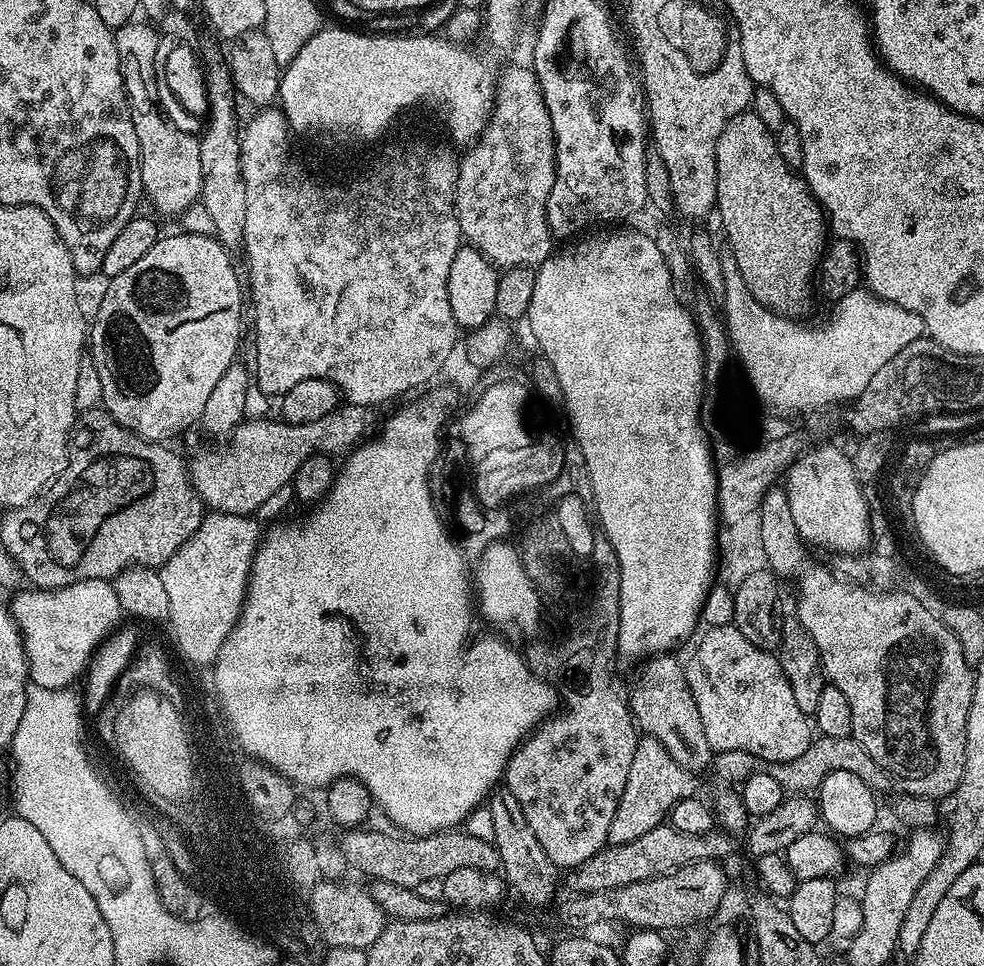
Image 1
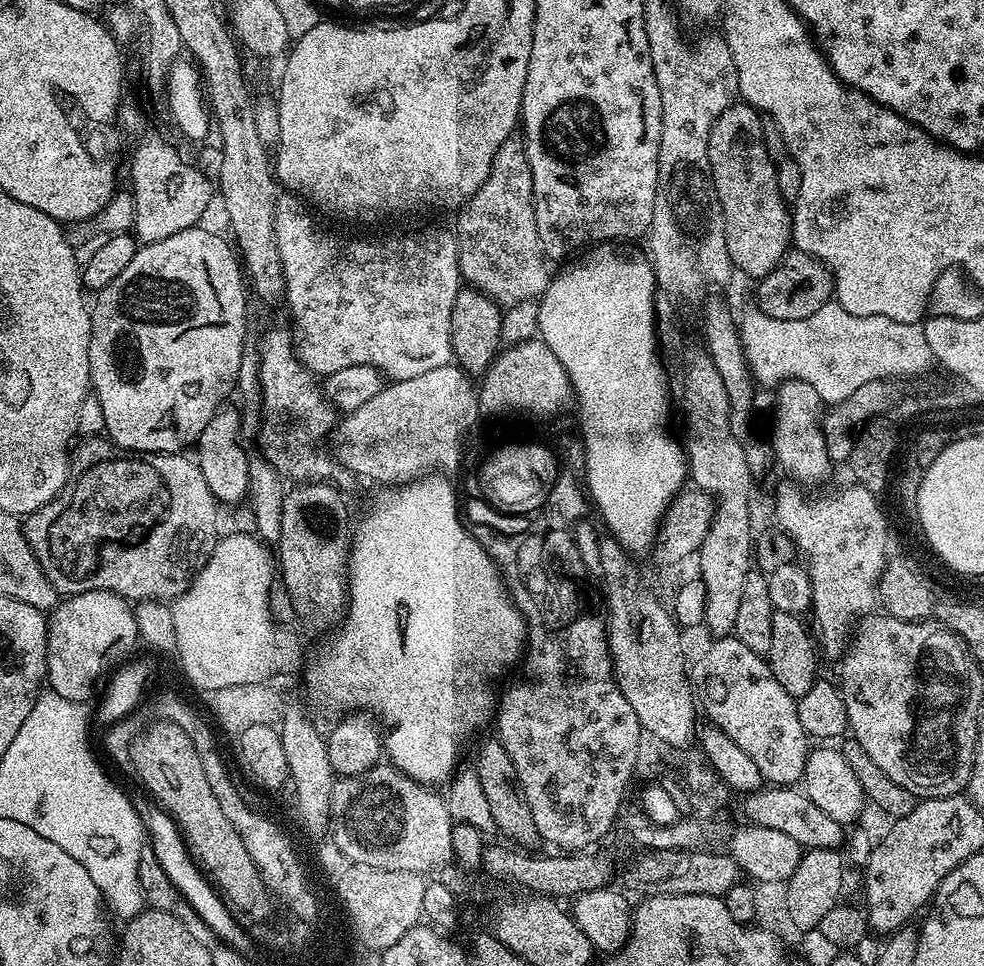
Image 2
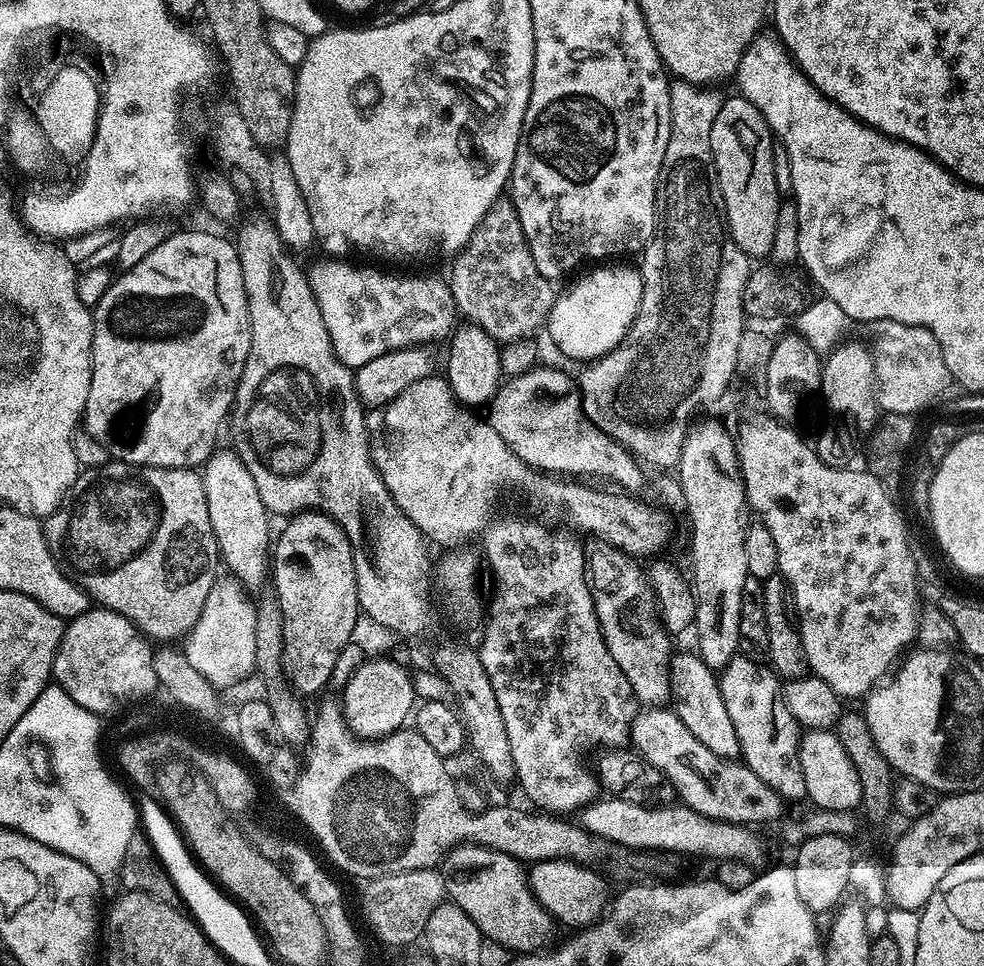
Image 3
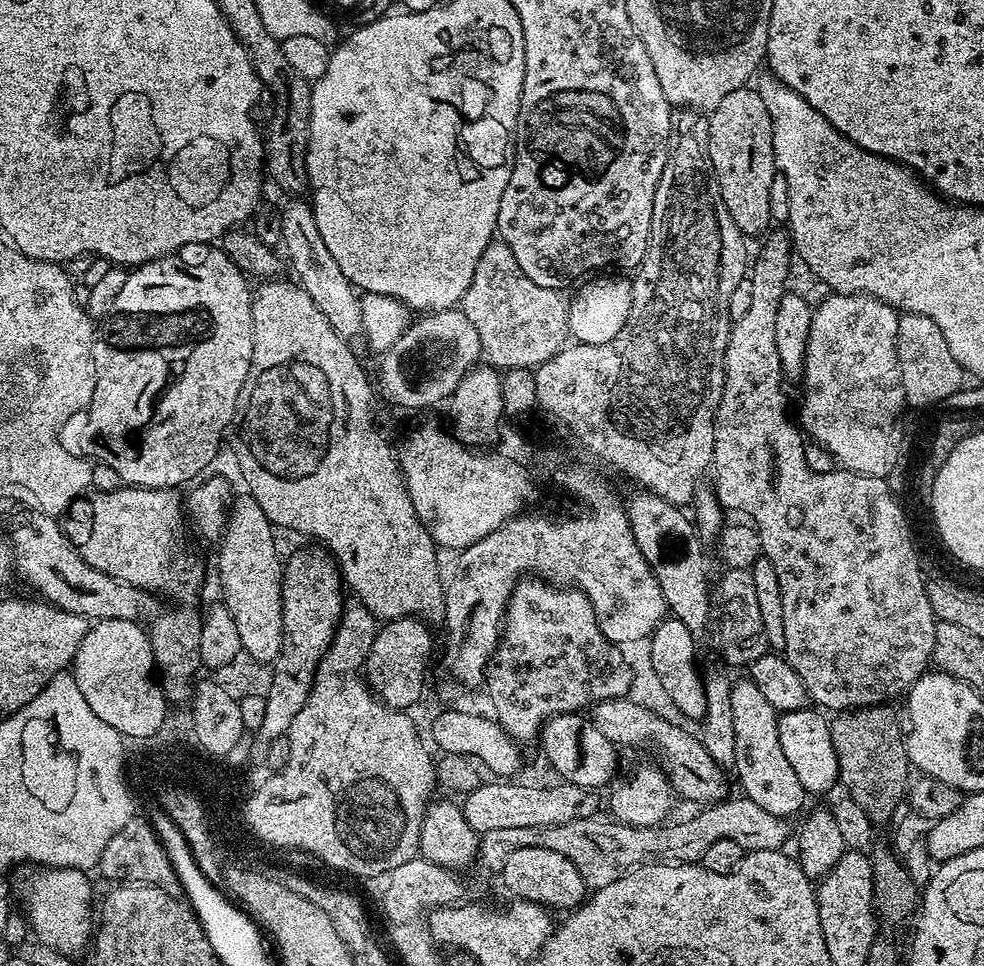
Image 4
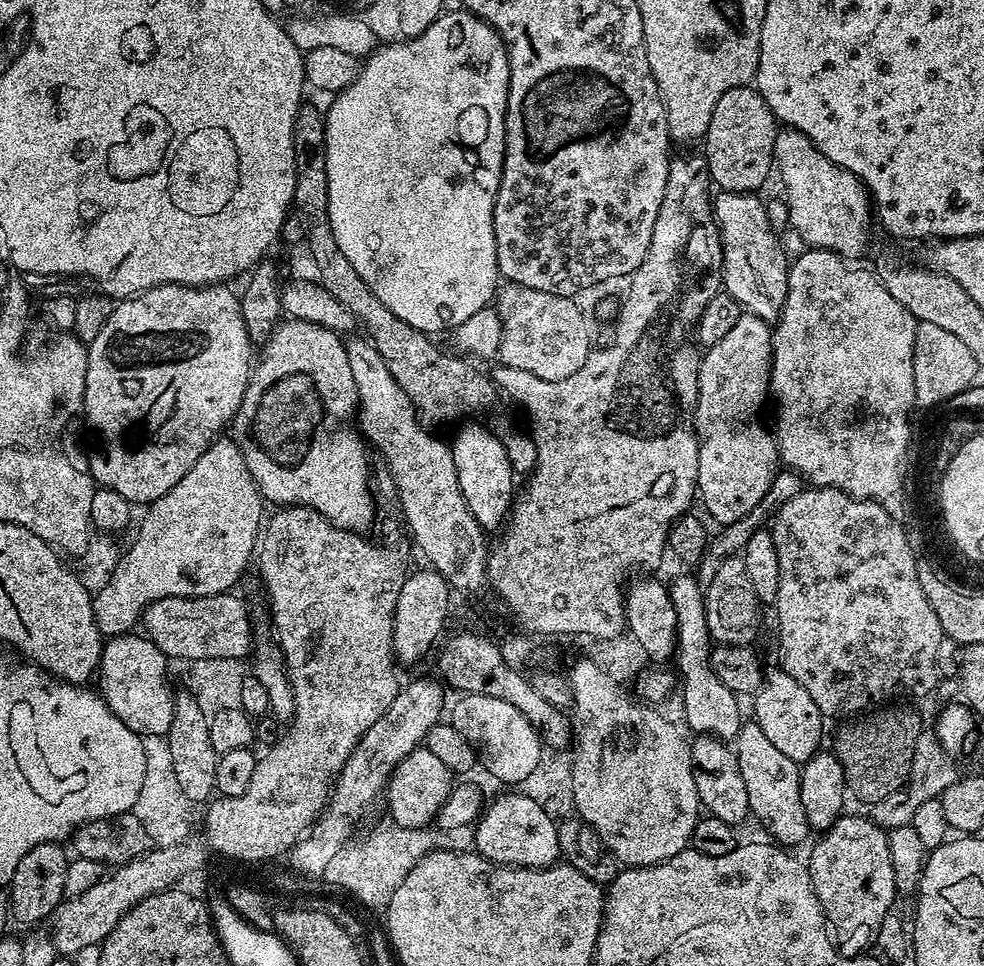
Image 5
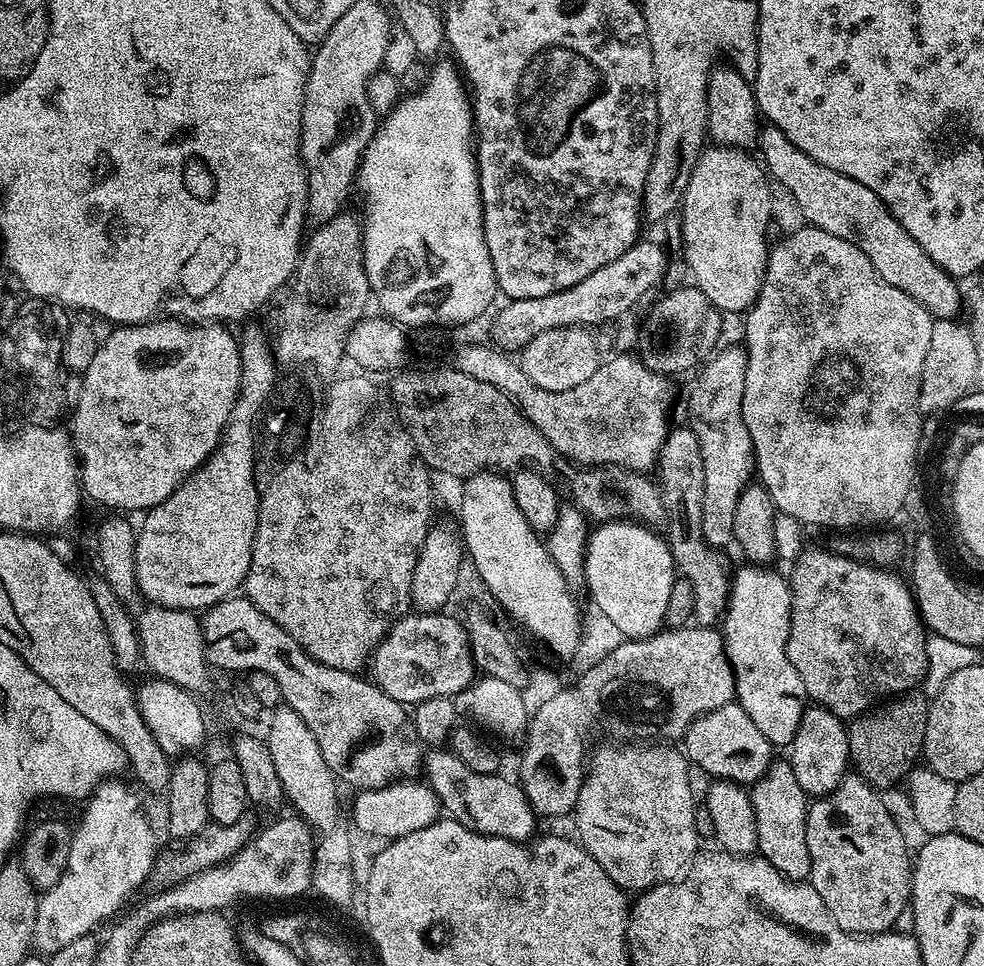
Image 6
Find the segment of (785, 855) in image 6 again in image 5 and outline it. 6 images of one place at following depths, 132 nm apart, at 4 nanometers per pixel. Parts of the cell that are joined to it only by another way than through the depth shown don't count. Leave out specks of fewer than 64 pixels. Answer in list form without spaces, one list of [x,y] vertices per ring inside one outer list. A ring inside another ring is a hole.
[[[754,722],[741,723],[734,741],[734,751],[738,758],[738,770],[742,770],[742,782],[746,782],[746,798],[748,799],[749,813],[769,832],[771,839],[780,846],[792,846],[788,844],[800,844],[807,836],[810,829],[806,822],[806,810],[802,810],[802,790],[800,789],[801,765],[794,763],[782,750],[776,749],[770,738],[766,738],[762,726]]]

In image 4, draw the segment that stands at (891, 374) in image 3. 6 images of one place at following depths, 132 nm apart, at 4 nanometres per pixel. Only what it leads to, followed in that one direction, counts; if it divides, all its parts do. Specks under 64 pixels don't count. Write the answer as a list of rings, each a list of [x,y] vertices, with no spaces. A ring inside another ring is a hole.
[[[905,312],[898,322],[898,346],[896,353],[904,367],[904,380],[909,396],[916,404],[923,404],[927,410],[943,405],[944,400],[966,384],[964,367],[950,354],[950,346],[946,346],[946,337],[942,330],[926,318],[926,314]],[[965,380],[965,381],[964,381]]]

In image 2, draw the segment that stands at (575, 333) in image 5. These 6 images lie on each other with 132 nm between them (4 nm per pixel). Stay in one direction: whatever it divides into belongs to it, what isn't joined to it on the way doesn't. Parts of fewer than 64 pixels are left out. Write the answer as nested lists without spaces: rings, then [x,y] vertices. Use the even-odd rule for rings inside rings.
[[[510,138],[498,150],[490,166],[490,174],[483,186],[459,209],[460,232],[460,274],[471,287],[484,292],[491,300],[501,306],[511,306],[523,300],[536,300],[544,295],[550,279],[549,261],[542,250],[538,238],[538,226],[534,218],[532,201],[532,175],[528,165],[528,155],[524,153],[523,143]]]

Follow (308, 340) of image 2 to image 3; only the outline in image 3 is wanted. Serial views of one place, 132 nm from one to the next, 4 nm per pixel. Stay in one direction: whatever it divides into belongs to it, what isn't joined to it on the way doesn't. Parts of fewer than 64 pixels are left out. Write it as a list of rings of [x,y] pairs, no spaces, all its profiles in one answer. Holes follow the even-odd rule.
[[[344,258],[323,259],[312,269],[309,267],[306,275],[318,302],[318,310],[322,310],[322,322],[326,322],[334,354],[346,367],[355,370],[370,362],[370,358],[378,358],[378,354],[399,348],[428,346],[431,340],[443,341],[453,331],[458,313],[447,279],[439,280],[436,276],[395,276],[380,268],[359,268],[356,264],[347,264],[349,261]]]

